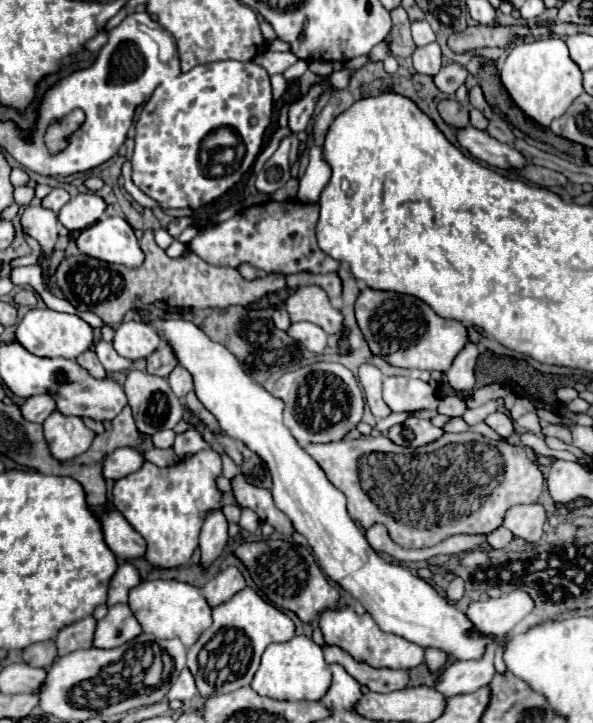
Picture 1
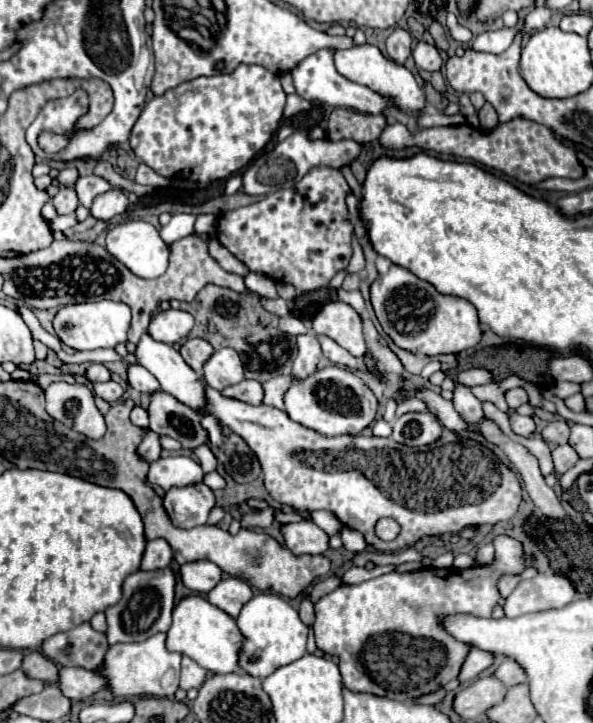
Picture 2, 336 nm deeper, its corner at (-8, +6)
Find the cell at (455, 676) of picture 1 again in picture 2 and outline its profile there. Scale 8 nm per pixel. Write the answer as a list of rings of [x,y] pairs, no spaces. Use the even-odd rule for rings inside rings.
[[[512,658],[504,660],[504,662],[498,666],[498,670],[494,672],[494,676],[500,678],[500,680],[504,682],[504,686],[508,686],[508,688],[526,682],[526,672],[524,672],[524,668],[522,668],[516,660],[512,660]]]

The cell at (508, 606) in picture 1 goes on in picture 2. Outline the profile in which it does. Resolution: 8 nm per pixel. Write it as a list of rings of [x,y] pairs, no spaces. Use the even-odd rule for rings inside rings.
[[[538,574],[532,580],[522,580],[516,590],[506,598],[504,612],[516,618],[530,612],[562,608],[576,598],[576,590],[566,576]]]

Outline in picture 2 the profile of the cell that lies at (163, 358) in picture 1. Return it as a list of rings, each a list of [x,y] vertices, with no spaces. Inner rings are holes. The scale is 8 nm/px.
[[[188,338],[188,340],[182,344],[180,354],[182,354],[184,362],[186,362],[192,370],[200,372],[202,366],[206,364],[206,360],[214,354],[214,348],[212,348],[206,340],[202,340],[202,338]]]

